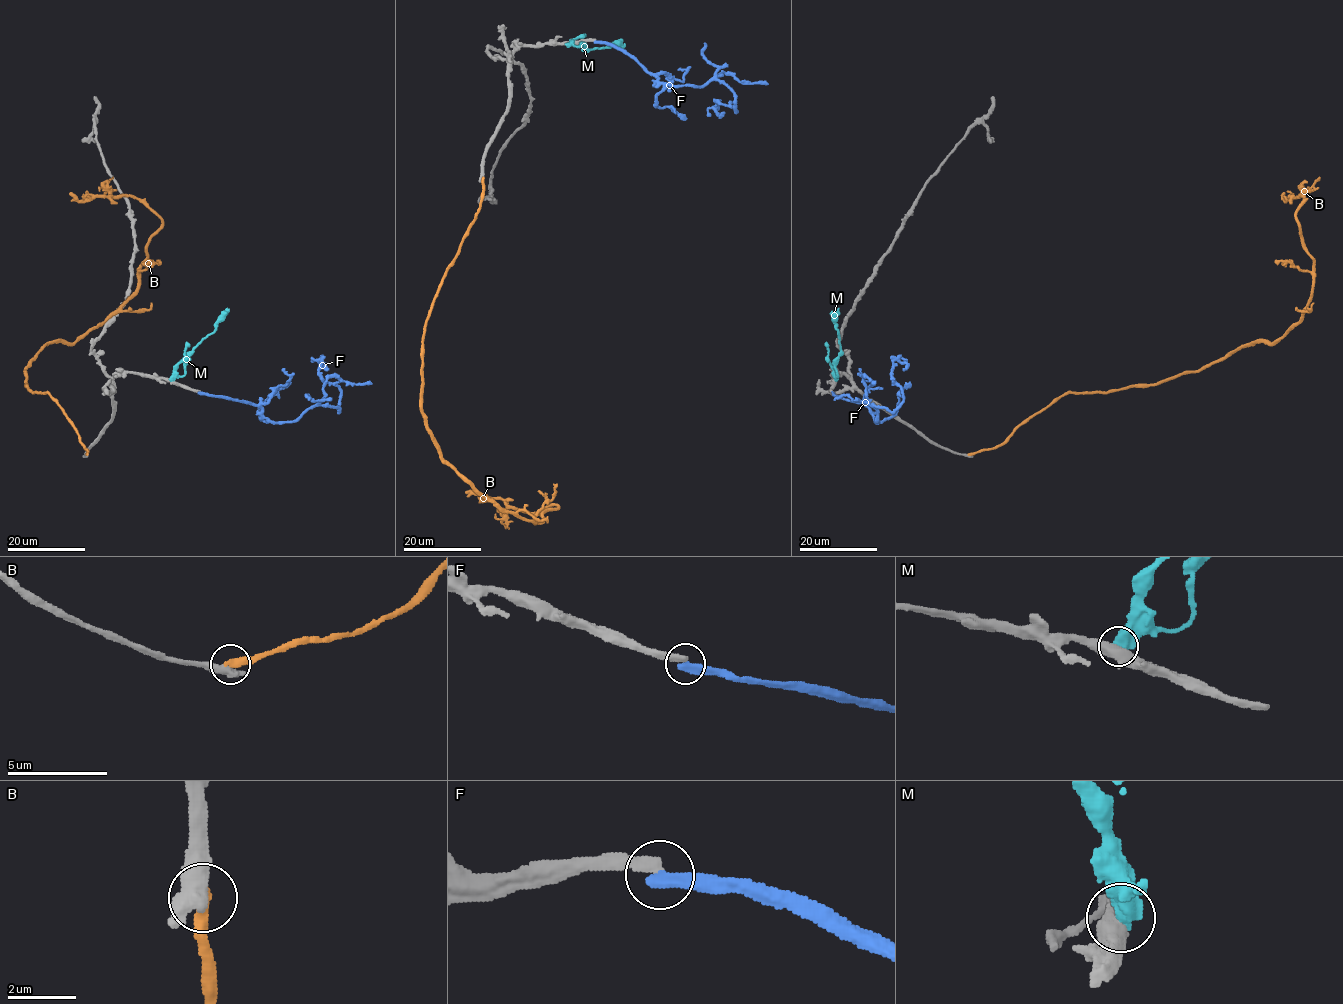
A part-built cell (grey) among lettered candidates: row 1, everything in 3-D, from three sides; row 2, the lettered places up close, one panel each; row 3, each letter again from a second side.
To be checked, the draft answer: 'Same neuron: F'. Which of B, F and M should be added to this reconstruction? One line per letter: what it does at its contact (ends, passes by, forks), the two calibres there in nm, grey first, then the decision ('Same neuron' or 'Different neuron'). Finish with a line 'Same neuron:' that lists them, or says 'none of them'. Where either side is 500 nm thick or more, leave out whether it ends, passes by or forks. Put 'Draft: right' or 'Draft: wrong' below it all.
B: It ends there. Thickness 440 nm (grey) against 360 nm. Different neuron
F: It ends there. Thickness 320 nm (grey) against 360 nm. Different neuron
M: Thickness 550 nm (grey) against 700 nm. Different neuron
Same neuron: none of them
Draft: wrong

